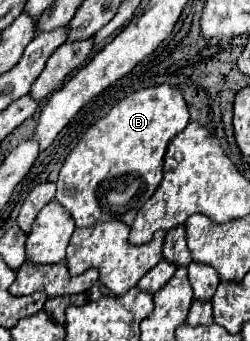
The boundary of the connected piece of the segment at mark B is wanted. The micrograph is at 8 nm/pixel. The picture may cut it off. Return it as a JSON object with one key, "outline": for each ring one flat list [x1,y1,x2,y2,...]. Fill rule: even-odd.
{"outline":[[168,84,138,90,120,100,108,116,86,130,64,160,58,174,56,202,74,218,78,228,100,222,132,224,140,206,150,200,162,180,162,158,168,142,186,128,188,106]]}

